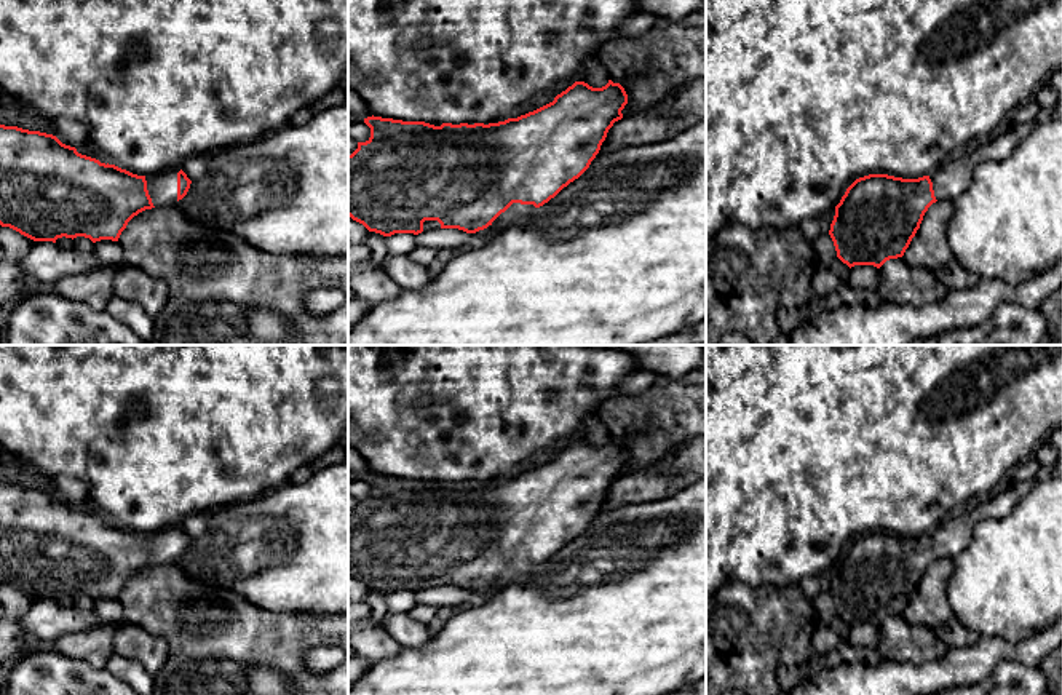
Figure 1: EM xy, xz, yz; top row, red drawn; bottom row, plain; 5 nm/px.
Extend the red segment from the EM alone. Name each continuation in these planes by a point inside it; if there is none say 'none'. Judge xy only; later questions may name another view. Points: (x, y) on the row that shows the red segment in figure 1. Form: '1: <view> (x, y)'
1: xy (162, 187)

